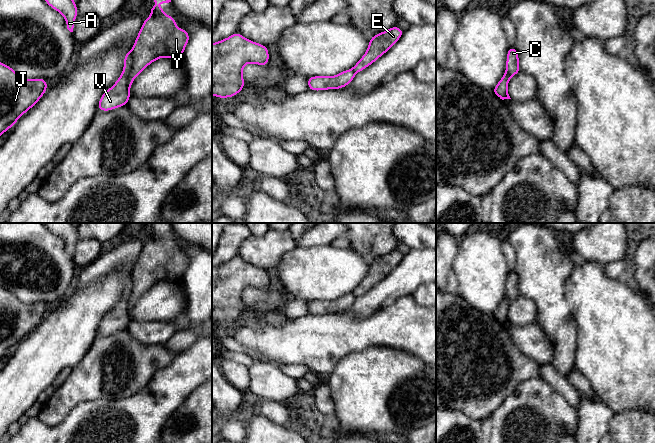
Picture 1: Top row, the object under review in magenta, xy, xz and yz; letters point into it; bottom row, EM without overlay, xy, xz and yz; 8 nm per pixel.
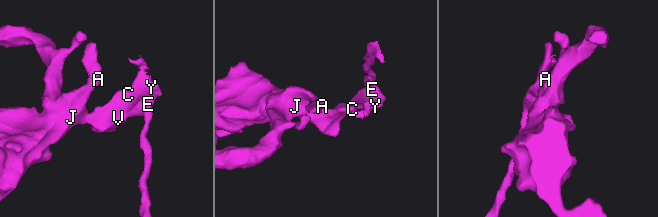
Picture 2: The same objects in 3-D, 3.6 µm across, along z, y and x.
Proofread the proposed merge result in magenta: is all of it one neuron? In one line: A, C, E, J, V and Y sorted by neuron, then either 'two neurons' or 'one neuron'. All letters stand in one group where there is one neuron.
A C J V / E Y | two neurons

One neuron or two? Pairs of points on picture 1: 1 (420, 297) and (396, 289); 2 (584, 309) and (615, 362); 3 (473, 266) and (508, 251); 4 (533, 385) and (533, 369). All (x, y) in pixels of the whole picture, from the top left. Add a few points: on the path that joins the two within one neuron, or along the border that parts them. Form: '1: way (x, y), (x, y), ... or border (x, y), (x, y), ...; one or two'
1: border (425, 282), (411, 295); two
2: way (597, 322), (615, 340), (615, 349); one
3: border (500, 241), (500, 247), (509, 270); two
4: border (540, 376), (523, 380), (514, 391); two

